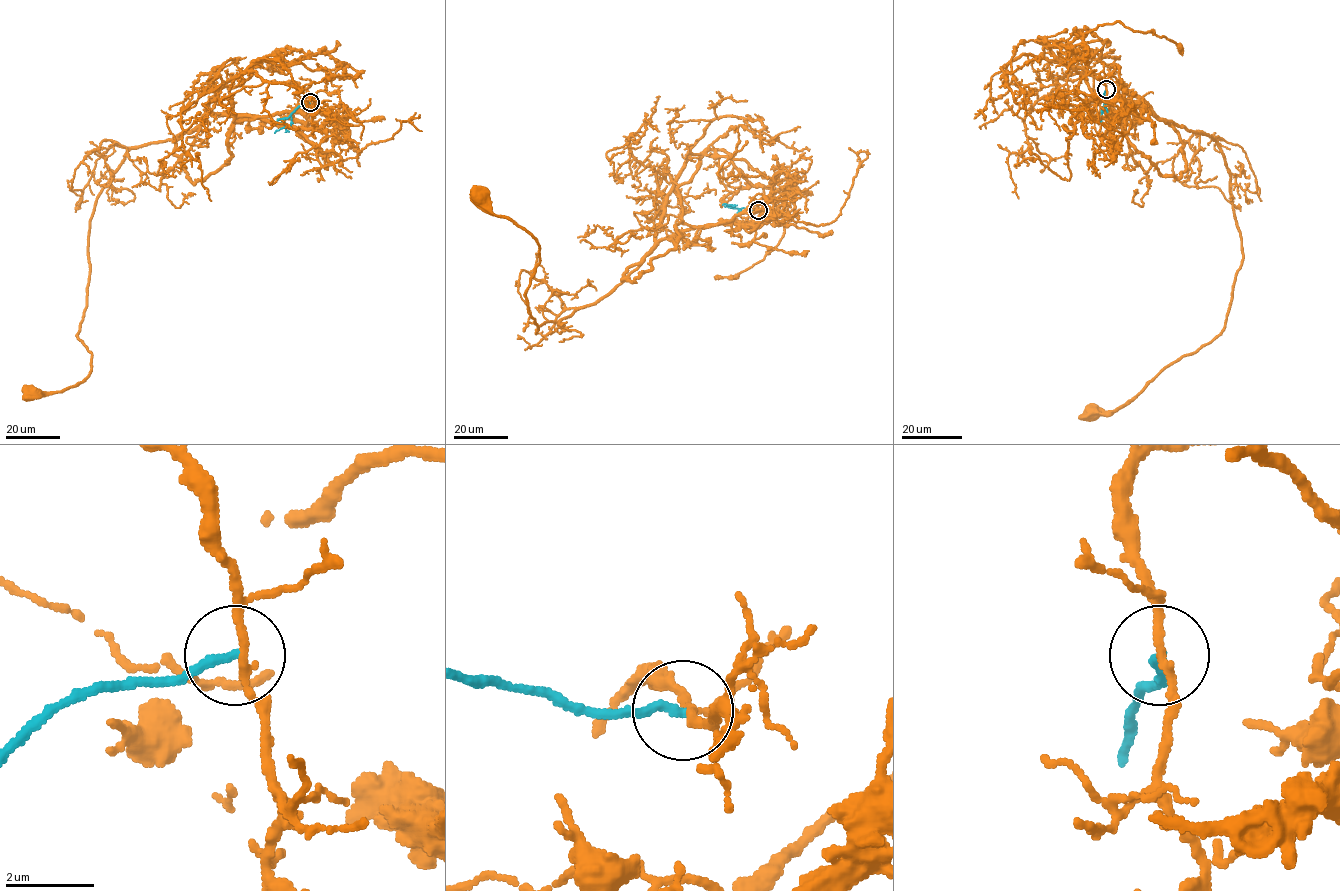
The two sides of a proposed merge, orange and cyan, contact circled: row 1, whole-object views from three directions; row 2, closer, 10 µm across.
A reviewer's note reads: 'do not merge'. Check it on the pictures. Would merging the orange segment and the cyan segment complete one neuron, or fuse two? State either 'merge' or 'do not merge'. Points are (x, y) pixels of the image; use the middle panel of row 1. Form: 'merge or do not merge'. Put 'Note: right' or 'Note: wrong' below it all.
do not merge
Note: right

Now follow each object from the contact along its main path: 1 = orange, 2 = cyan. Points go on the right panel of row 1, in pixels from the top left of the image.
1: (1106, 89), (1108, 125), (1124, 104), (1142, 101), (1219, 146), (1242, 263), (1219, 334), (1117, 410), (1091, 409)
2: (1106, 89), (1100, 122)

